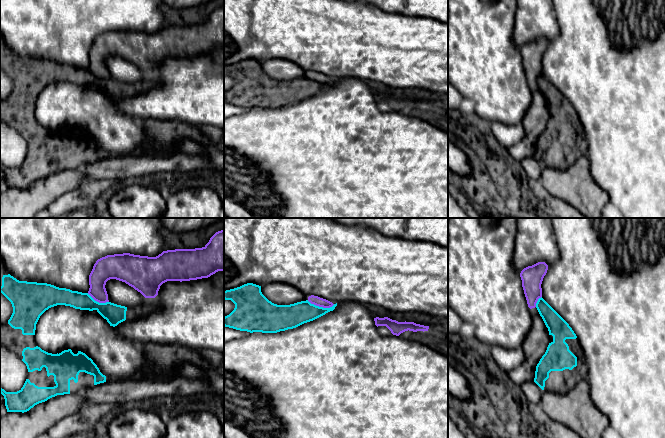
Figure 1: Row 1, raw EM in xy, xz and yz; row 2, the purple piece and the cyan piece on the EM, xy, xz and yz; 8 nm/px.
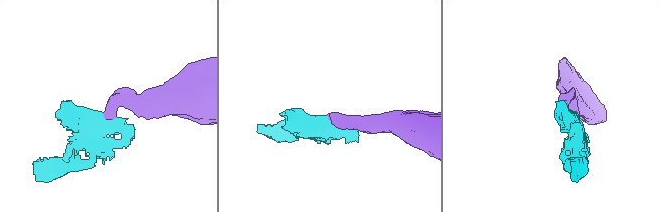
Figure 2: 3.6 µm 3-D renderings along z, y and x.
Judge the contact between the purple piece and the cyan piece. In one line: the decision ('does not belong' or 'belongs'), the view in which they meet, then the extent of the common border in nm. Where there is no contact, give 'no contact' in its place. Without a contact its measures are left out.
does not belong; contact in xz; length 220 nm

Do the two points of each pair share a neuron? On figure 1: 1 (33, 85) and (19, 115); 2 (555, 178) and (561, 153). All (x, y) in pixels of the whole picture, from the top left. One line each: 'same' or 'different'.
1: same
2: different

